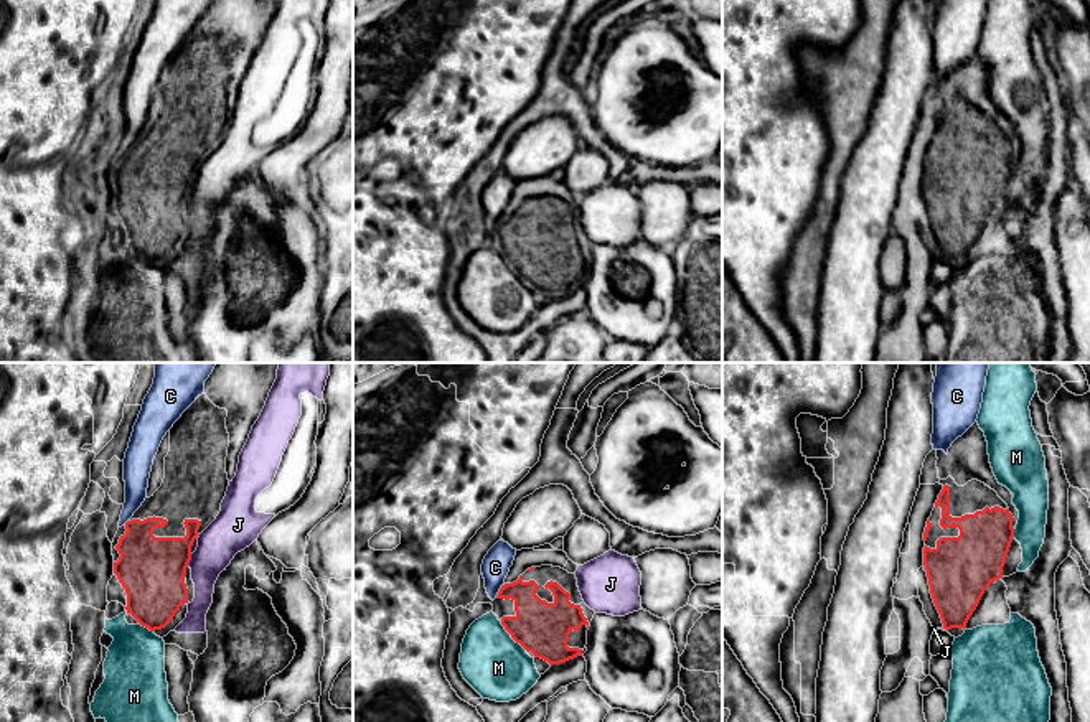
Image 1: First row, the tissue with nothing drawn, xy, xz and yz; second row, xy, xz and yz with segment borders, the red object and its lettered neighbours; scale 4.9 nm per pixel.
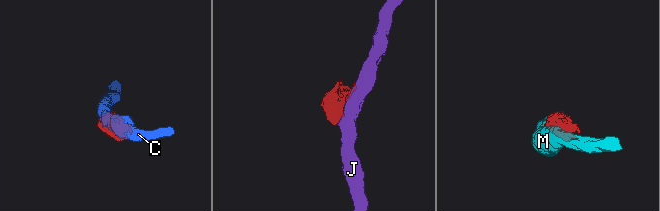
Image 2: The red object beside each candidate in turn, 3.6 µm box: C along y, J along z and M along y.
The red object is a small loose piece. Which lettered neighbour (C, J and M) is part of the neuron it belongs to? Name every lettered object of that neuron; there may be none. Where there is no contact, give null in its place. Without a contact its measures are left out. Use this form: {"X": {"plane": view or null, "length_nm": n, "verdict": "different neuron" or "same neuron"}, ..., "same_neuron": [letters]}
{"C": {"plane": "xz", "length_nm": 90, "verdict": "different neuron"}, "J": {"plane": "xy", "length_nm": 70, "verdict": "different neuron"}, "M": {"plane": "xz", "length_nm": 190, "verdict": "different neuron"}, "same_neuron": []}

